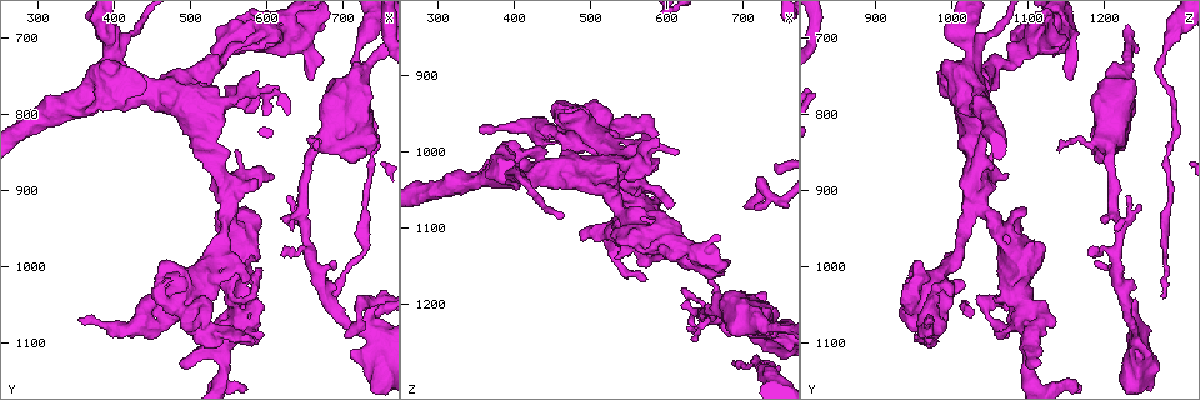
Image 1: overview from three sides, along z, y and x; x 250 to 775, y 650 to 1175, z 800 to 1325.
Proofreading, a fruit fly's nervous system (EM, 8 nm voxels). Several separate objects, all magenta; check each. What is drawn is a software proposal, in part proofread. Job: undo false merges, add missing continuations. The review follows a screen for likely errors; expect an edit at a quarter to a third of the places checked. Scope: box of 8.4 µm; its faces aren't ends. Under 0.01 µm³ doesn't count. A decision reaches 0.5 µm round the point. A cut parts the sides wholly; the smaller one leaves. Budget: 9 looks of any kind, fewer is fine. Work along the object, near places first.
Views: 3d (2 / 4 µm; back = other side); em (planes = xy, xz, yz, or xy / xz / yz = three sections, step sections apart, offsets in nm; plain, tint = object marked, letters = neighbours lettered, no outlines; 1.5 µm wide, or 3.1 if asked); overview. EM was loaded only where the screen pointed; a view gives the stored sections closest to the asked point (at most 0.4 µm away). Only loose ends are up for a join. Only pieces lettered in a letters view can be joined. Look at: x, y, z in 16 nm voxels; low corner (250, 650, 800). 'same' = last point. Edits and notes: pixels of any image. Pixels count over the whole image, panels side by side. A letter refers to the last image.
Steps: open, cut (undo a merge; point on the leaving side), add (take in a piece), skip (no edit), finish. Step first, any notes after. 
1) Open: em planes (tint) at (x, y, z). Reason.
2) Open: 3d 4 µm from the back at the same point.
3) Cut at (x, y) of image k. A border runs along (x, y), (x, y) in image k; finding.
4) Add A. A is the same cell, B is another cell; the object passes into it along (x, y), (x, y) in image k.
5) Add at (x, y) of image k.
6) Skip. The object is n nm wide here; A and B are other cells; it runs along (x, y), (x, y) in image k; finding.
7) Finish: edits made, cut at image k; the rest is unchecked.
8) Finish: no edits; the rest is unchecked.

Open: 3d 4 µm at (705, 1090, 1075). Branch stops here.

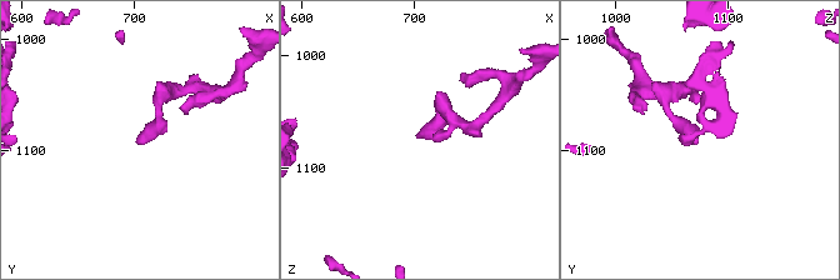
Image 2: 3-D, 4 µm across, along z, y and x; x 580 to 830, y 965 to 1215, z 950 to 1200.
Open: em planes (letters) at (706, 1094, 1072). Now the EM.

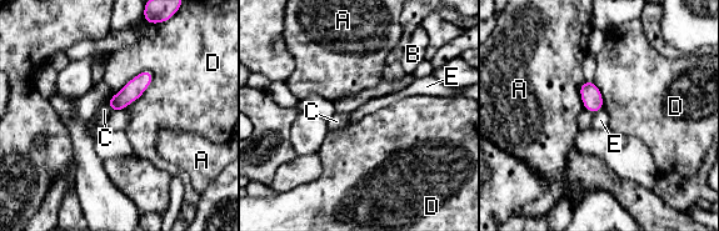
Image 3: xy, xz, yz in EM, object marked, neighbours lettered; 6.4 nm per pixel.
Skip. The object is 130 nm wide here; A, B, C, D and E are other cells; a border runs along (125, 109), (111, 111) in image 3; no lettered piece goes on from it.

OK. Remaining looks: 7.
Open: em planes (letters) at (590, 1100, 975). Free end.

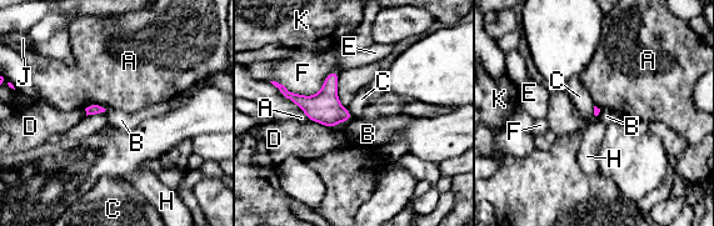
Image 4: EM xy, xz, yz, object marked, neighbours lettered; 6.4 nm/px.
Skip. A, B, C, D, E, F, H, J and K are other cells; none of them fits.

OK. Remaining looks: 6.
Open: 3d 4 µm at (645, 935, 1215). Sharp bend.

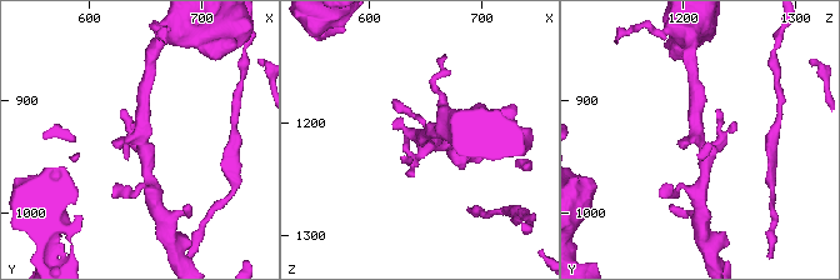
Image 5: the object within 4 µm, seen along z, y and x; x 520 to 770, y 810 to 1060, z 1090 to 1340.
Open: em xz step 8 (tint) at (646, 930, 1212). Need the tissue.

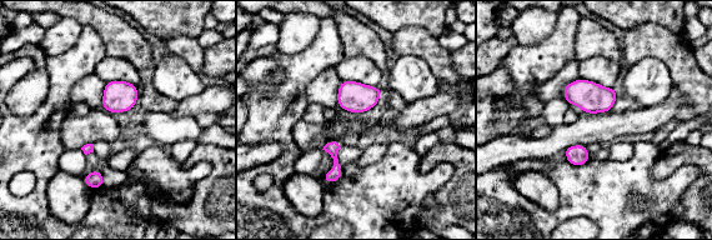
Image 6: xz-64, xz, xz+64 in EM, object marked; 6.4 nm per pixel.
Open: em planes (letters) at the same point. Another direction.

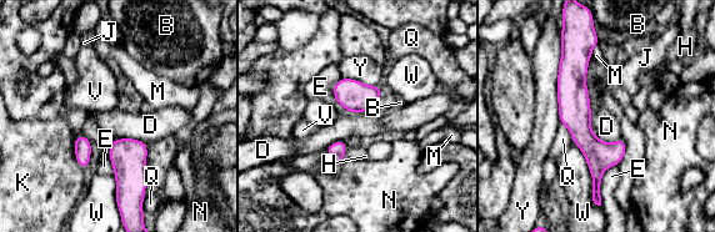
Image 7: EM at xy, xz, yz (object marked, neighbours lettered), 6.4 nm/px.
Skip. B, D, E, H, J, K, M, N, Q, V, W and Y are other cells; a border runs along (561, 124), (569, 131), (573, 141) in image 7; continuous, no second neuron.

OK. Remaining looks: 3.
Open: 3d 4 µm at (670, 845, 1140). Tapers out.

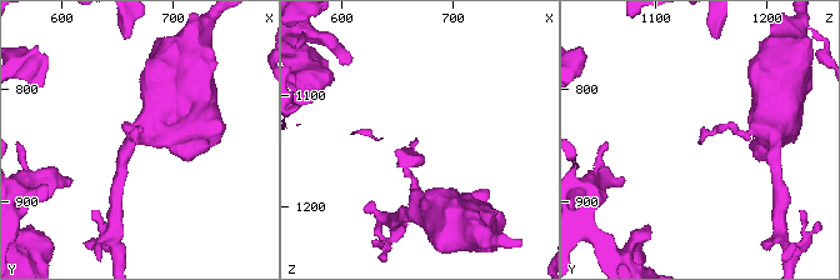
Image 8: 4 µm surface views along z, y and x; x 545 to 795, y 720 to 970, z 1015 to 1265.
Open: em planes (letters) at (666, 846, 1142). Now the EM.

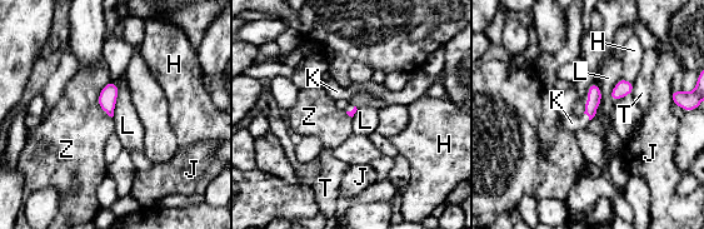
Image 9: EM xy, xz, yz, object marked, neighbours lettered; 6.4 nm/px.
Add K. The longest contact is with Z, 240 nm; K is the same cell, H, J, L, T and Z are other cells; the neuron continues.

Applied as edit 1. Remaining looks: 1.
Finish: edits made, add at image 9; the rest is unchecked.

